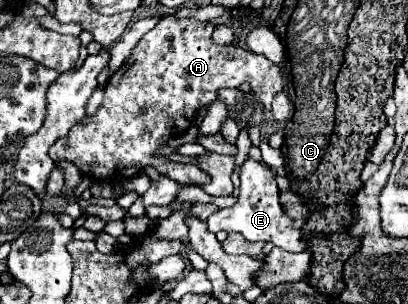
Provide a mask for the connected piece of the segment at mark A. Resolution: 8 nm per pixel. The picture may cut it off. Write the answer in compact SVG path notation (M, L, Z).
M164 17L152 31L148 31L138 45L132 49L130 59L108 79L108 85L104 87L104 101L98 107L96 115L84 117L80 123L76 123L64 139L58 139L50 147L50 155L54 161L68 159L72 161L82 175L106 181L110 185L120 185L126 179L136 177L142 173L146 165L152 165L158 169L158 173L172 177L180 183L208 183L210 177L198 169L196 165L182 165L182 163L172 163L166 161L164 157L154 157L154 151L164 147L170 137L176 133L184 133L194 121L196 111L212 103L216 99L216 91L220 87L238 87L242 83L250 83L254 95L266 105L264 109L271 111L274 93L282 91L282 73L280 67L270 63L268 59L260 59L256 53L250 53L242 47L232 47L232 45L216 45L210 37L210 23L200 23L196 19L180 19L180 17Z

